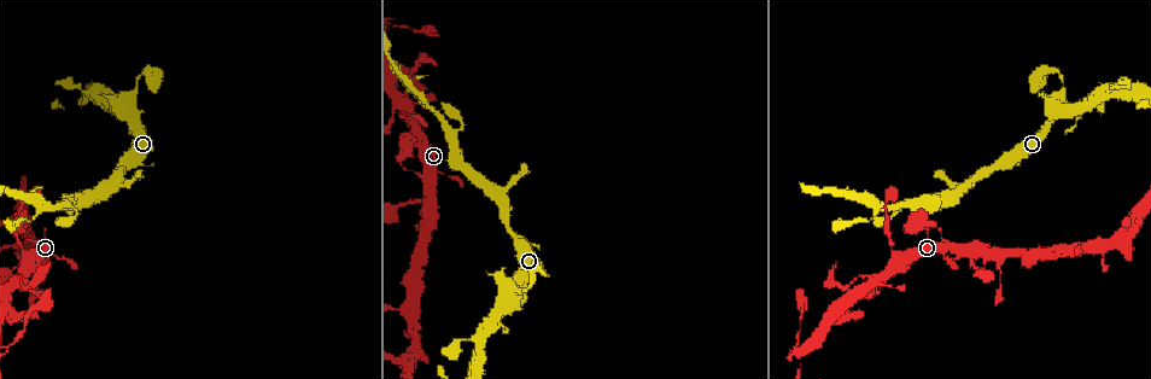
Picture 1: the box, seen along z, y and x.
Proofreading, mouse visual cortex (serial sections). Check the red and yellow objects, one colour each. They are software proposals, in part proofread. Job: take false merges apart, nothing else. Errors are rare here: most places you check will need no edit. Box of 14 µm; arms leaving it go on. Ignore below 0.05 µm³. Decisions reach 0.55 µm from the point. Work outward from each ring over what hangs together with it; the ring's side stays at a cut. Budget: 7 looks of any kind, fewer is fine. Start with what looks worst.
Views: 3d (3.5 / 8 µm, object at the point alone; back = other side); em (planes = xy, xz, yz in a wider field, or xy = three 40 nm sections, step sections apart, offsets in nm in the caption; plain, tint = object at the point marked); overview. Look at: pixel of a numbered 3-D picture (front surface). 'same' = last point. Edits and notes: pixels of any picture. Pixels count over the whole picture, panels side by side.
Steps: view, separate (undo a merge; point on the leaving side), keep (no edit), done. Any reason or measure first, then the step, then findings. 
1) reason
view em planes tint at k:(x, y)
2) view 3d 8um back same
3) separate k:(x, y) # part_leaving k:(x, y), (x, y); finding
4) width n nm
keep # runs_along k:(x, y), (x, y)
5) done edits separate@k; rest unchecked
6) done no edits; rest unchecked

two arms in line, one across
view 3d 8um at 1:(902, 261)

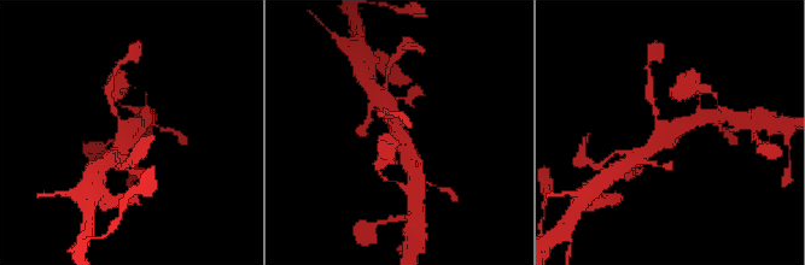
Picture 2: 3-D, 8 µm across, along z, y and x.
view 3d 3.5um at 2:(130, 135)

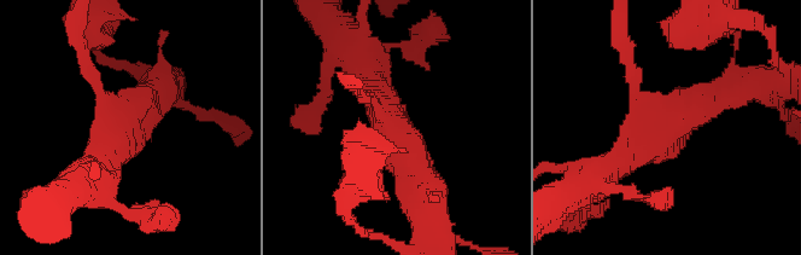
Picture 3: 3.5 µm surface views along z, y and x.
arms 3
keep # runs_along 3:(731, 87), (679, 110), (604, 169); one cell here

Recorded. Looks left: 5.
view em xy step 3 tint at 1:(10, 345)

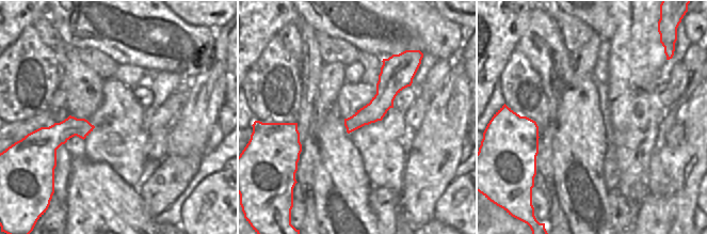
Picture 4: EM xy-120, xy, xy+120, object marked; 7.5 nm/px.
wider look
view 3d 3.5um same

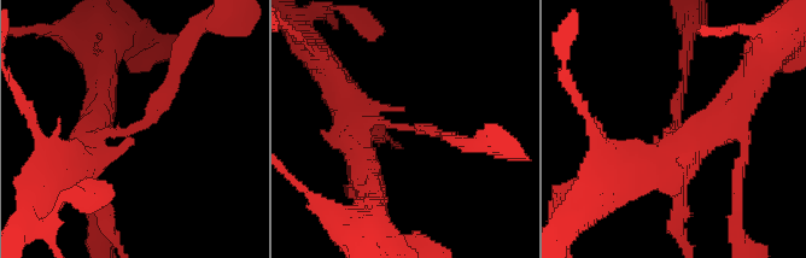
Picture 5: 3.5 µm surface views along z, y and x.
keep # runs_along 4:(392, 59), (385, 95), (349, 129); continuous, no second cell

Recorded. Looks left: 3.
arms part here
view 3d 3.5um at 1:(432, 112)

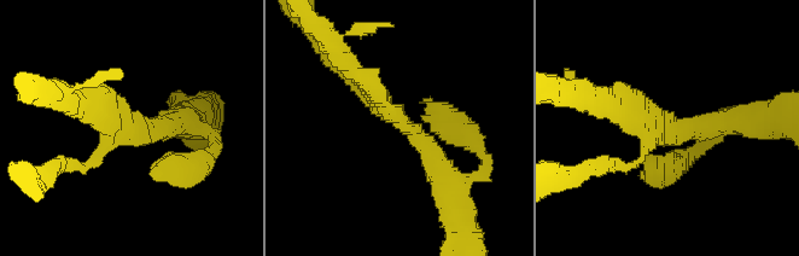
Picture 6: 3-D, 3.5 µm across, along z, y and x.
arms 3; arm_widths 100, 300, 300 nm
view em xy step 1 tint at 6:(132, 125)

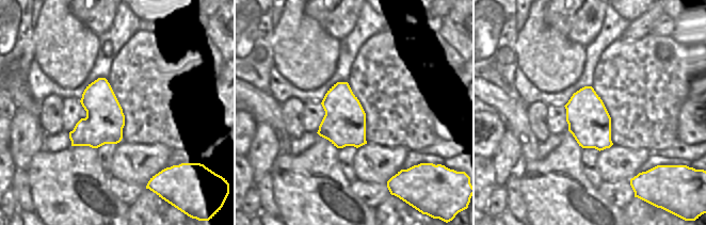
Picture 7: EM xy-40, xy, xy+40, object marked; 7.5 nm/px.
another direction
view em xy step 3 tint same

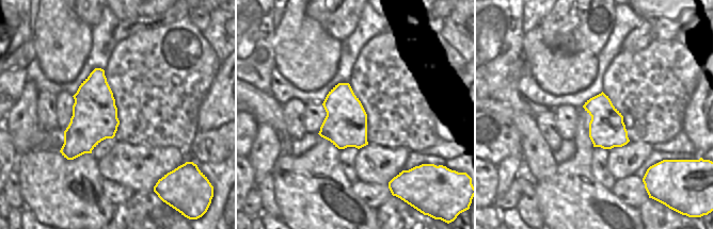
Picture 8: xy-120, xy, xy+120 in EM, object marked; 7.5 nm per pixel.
keep # one cell here

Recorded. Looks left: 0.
done no edits; rest unchecked

